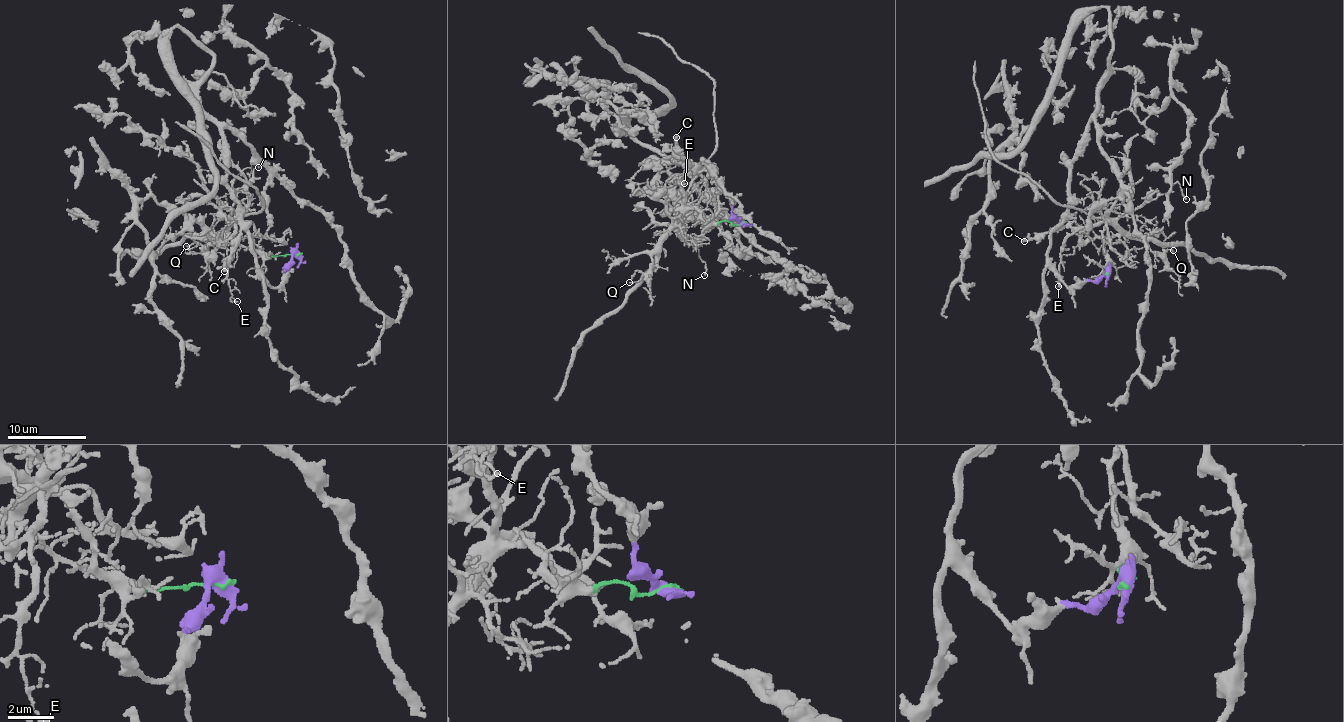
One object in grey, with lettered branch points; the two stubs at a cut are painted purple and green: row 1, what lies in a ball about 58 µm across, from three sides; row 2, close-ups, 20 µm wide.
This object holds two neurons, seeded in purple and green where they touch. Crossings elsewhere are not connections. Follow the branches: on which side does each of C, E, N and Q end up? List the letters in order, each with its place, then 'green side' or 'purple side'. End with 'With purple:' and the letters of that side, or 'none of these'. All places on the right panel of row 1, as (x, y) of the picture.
C: at (1024, 241); purple side
E: at (1058, 286); green side
N: at (1186, 199); green side
Q: at (1173, 250); green side
With purple: C

